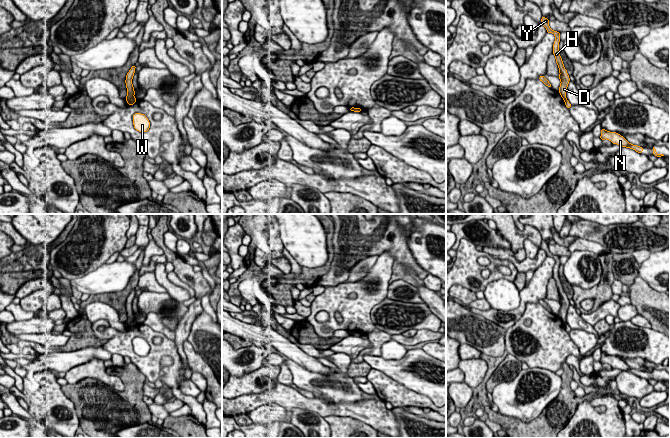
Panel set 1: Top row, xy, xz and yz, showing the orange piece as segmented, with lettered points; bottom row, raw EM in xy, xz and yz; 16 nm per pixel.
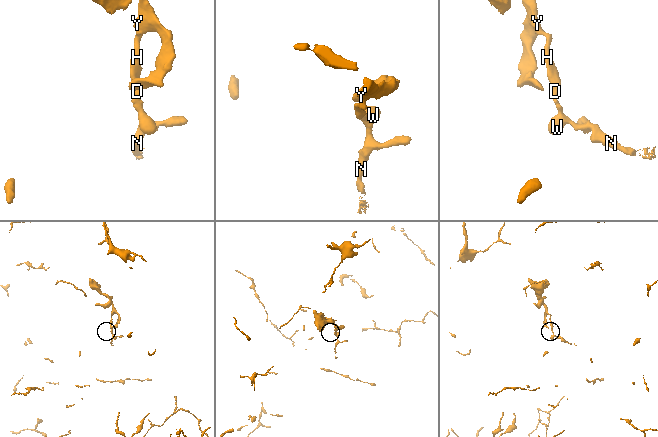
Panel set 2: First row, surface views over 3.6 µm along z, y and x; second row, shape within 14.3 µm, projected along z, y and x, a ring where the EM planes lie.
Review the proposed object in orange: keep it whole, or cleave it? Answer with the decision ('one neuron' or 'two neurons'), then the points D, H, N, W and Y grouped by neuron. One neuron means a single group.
two neurons | D H Y / N W

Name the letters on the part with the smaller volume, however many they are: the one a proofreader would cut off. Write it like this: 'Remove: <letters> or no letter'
Remove: D, H, Y

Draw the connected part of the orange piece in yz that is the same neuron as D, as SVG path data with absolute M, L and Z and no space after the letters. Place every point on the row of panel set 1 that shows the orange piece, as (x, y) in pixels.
M542 16L541 25L543 25L547 29L548 33L553 33L555 35L555 42L553 44L553 54L556 58L556 63L559 67L560 75L559 75L558 78L561 81L558 92L560 93L563 100L566 100L566 91L567 91L567 87L568 87L570 78L569 78L569 75L567 73L567 70L565 69L565 67L563 65L562 58L559 54L560 33L557 32L557 31L552 30L549 27L549 20L547 18L545 18L544 16Z

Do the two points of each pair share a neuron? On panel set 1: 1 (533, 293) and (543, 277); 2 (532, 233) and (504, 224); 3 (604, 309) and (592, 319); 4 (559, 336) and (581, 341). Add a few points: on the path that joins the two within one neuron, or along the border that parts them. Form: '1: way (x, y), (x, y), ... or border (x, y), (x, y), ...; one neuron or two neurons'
1: way (536, 289), (539, 281); one neuron
2: way (525, 234), (514, 234), (511, 231); one neuron
3: way (601, 312), (595, 316); one neuron
4: border (568, 333), (580, 354); two neurons

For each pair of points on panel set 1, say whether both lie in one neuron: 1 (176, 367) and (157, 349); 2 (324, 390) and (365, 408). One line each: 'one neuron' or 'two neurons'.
1: one neuron
2: two neurons

